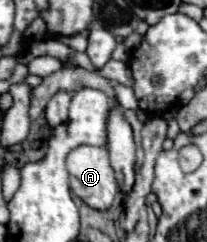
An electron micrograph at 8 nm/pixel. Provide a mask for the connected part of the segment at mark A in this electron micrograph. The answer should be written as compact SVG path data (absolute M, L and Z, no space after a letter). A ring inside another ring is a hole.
M78 146L66 160L70 190L90 208L108 210L120 192L104 146Z

